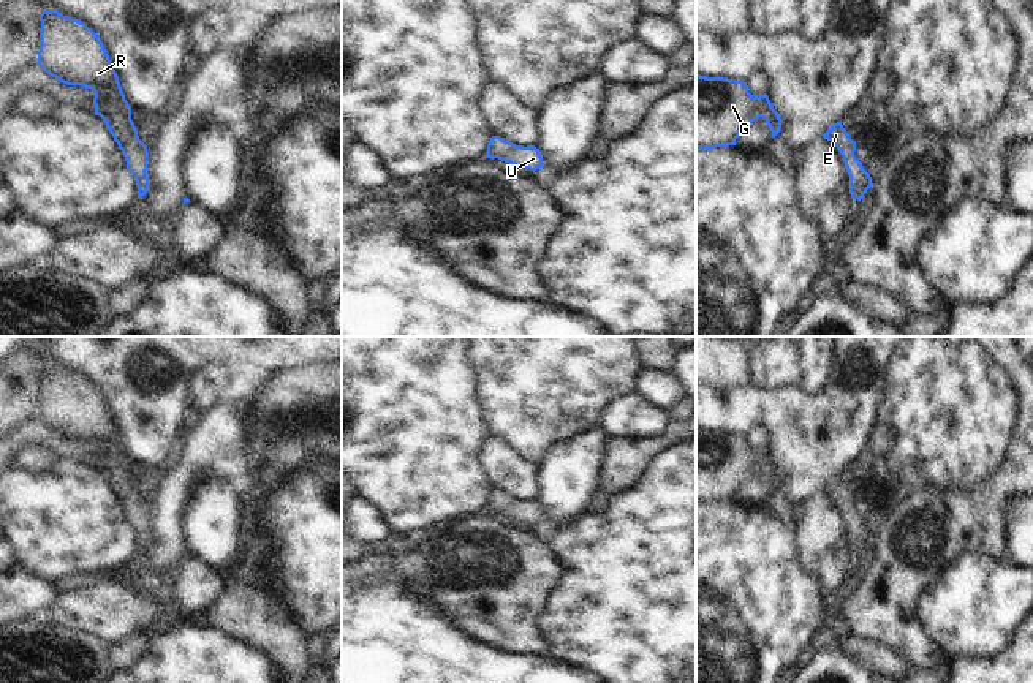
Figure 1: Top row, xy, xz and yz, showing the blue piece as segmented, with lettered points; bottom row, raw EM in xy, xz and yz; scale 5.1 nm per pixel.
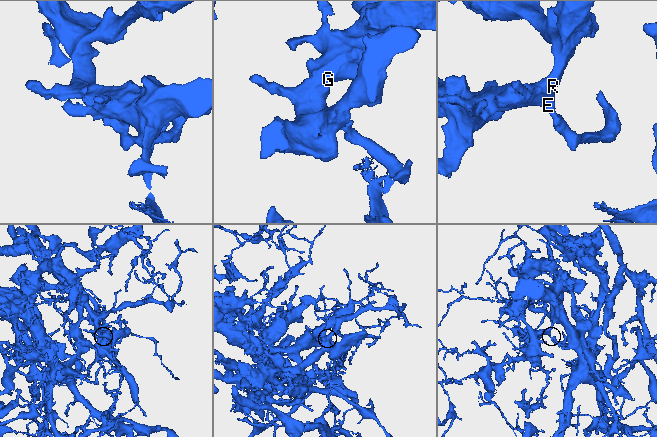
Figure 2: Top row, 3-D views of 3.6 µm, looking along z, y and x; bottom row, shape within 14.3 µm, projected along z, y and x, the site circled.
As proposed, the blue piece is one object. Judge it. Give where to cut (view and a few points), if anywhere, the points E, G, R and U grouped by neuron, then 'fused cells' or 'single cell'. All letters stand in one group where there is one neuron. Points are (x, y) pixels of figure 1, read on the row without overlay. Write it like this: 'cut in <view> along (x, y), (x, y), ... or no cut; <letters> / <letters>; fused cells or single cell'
no cut; E G R U; single cell

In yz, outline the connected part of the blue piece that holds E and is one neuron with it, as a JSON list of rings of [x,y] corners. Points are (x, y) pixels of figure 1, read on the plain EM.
[[[842,474],[834,477],[823,492],[838,503],[849,530],[849,549],[853,553],[861,555],[873,538],[870,528],[862,522],[862,517],[854,509],[856,495],[849,492]]]

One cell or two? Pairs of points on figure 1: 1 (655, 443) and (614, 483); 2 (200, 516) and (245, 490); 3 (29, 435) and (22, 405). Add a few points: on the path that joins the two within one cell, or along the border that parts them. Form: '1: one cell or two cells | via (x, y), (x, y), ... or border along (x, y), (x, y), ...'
1: one cell | via (646, 451), (624, 473)
2: two cells | border along (238, 486), (241, 498), (239, 532)
3: two cells | border along (37, 418), (29, 418), (16, 429)

